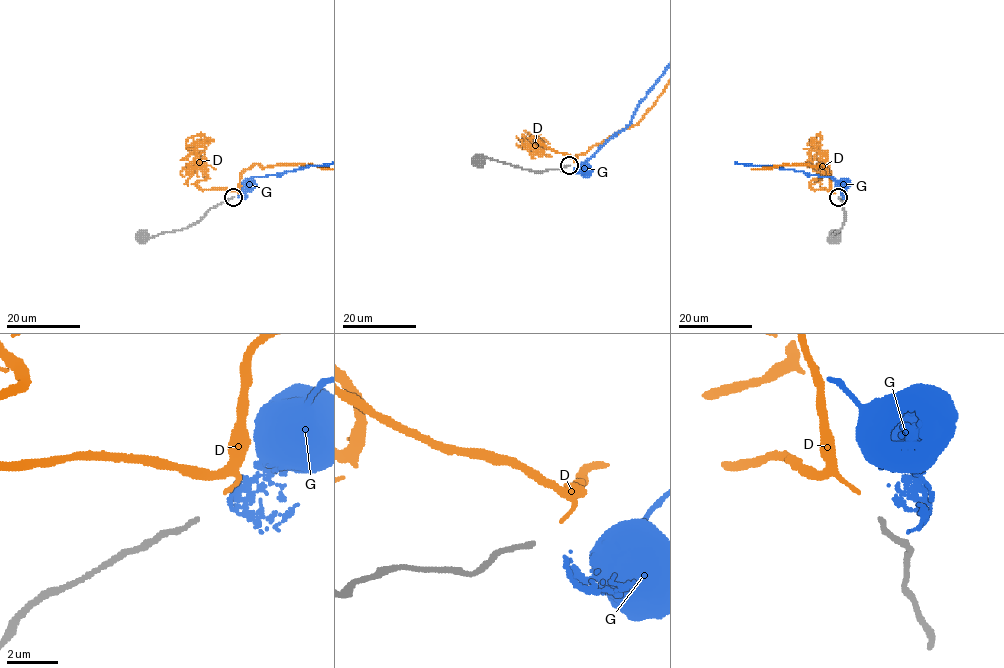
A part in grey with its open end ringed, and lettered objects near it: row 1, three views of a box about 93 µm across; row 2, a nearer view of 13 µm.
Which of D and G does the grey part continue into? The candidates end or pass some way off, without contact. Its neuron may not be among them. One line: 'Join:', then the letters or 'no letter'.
Join: D

